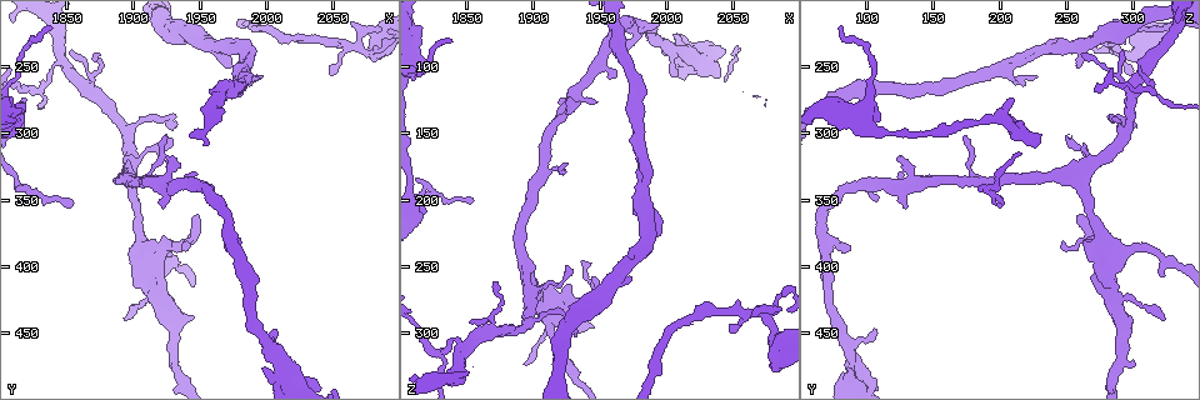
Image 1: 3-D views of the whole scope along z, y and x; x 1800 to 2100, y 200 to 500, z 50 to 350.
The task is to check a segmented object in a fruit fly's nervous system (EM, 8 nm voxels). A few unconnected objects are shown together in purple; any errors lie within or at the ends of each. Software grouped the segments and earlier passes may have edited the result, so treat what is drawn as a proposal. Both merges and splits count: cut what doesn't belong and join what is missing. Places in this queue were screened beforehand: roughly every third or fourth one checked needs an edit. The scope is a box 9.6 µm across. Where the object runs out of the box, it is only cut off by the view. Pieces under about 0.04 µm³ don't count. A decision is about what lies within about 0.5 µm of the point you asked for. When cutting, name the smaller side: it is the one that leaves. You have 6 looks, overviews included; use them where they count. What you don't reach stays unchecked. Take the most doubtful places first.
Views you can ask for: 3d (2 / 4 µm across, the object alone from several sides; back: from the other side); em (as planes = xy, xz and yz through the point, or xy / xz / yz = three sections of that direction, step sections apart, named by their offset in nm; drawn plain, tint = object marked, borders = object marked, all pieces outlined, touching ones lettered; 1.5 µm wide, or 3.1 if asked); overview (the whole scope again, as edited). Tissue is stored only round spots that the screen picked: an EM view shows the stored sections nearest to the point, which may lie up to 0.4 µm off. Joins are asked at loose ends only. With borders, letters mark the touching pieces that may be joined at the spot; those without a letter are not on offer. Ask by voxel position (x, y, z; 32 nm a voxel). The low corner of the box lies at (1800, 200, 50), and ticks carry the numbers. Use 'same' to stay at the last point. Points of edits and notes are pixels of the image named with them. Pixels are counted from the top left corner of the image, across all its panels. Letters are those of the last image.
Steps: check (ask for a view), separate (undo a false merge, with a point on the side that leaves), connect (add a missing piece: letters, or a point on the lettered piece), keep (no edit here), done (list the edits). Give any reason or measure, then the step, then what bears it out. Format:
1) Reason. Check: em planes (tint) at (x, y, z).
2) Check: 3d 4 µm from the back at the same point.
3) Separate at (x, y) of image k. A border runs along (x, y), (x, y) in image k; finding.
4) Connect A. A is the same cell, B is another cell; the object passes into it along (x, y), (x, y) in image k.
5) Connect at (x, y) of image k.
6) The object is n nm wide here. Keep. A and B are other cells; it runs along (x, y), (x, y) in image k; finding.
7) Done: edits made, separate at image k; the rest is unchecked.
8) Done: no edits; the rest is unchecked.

Three-way junction. Check: 3d 4 µm from the back at (1828, 268, 314).

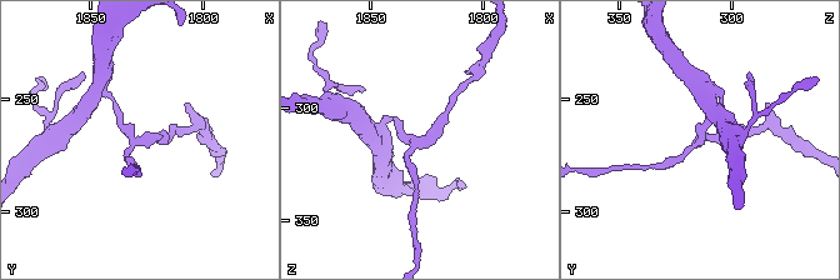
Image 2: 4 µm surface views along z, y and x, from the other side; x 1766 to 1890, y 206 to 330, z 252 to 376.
3 arms meet here. Check: em xz step 4 (tint) at (1828, 268, 315).

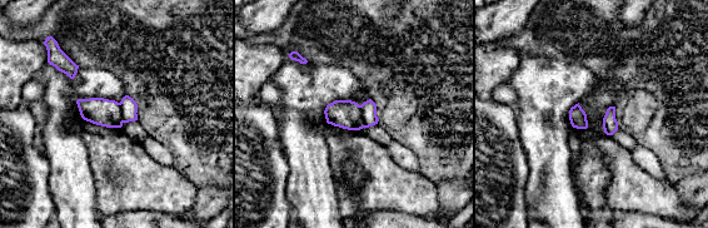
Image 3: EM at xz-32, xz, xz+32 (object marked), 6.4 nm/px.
Check: em planes (borders) at the same point.

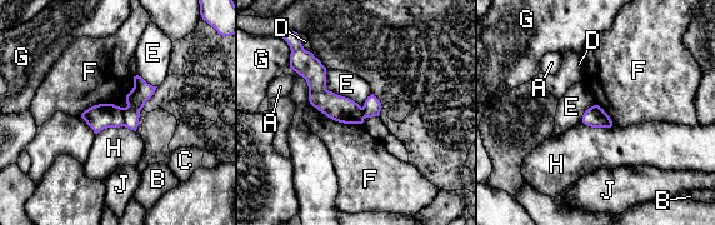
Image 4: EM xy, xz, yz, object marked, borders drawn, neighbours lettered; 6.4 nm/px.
The object is 140 nm wide here; the longest contact is with F, 360 nm. Separate at (100, 116) of image 4. A, B, C, D, E, F, G, H and J are other cells; a second neuron is stuck on.

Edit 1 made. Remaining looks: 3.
Free end. Check: 3d 4 µm from the back at (1960, 350, 106).

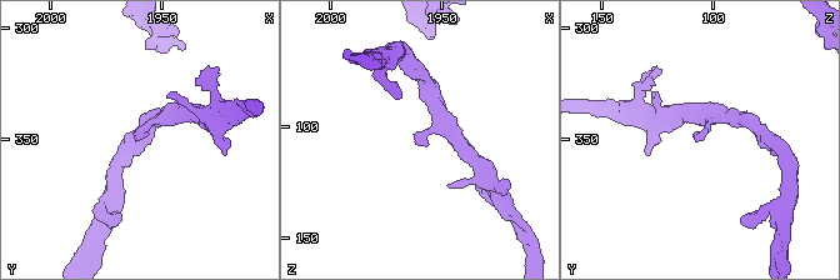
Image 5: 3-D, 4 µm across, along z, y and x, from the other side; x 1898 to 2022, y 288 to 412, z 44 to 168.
Shape alone is not enough. Check: em planes (tint) at (1962, 351, 107).

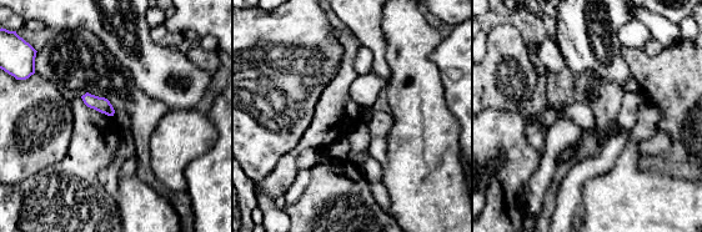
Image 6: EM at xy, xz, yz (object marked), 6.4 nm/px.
Check: em planes (borders) at the same point.

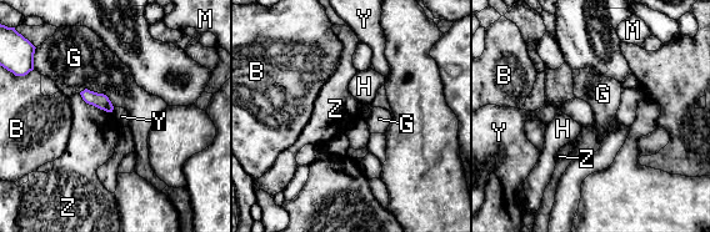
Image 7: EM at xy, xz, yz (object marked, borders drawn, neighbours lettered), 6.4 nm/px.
Keep. B, G, H, M, Y and Z are other cells; a border runs along (79, 94), (86, 102), (111, 112) in image 7; none of them fits.

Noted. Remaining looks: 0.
Done: edits made, separate at image 4; the rest is unchecked.

